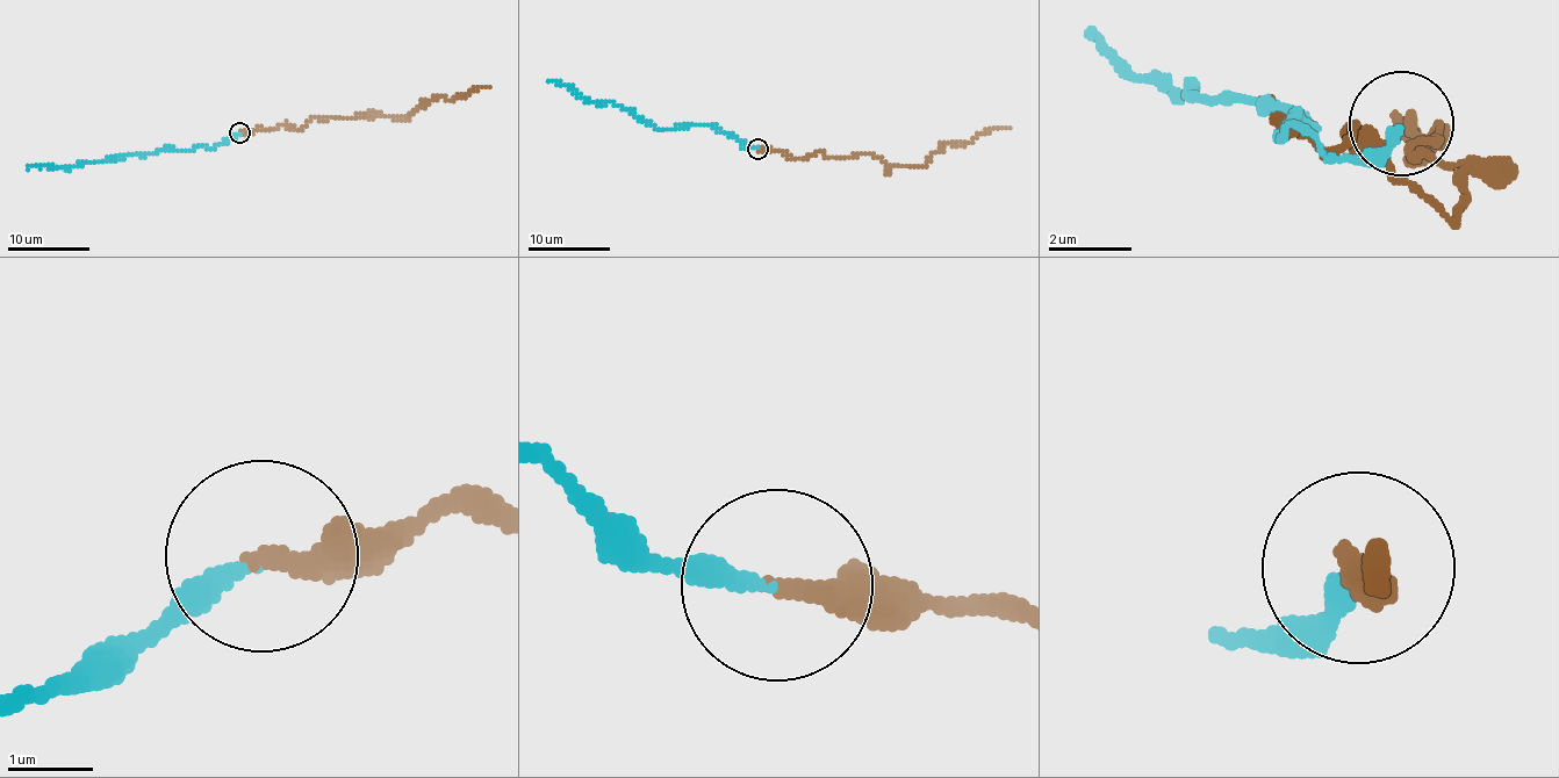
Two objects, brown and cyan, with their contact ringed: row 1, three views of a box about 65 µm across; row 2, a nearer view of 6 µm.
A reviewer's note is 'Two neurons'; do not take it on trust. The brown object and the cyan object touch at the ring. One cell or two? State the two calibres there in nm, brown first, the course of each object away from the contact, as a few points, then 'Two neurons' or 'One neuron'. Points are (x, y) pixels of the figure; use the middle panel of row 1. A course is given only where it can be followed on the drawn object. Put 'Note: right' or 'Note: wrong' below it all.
Thickness 320 nm (brown) against 220 nm. Course of brown: (756, 148), (798, 157), (874, 155), (889, 164), (922, 167), (947, 143), (969, 143), (992, 127), (1011, 127). Course of cyan: (756, 148), (751, 149), (709, 124), (655, 129), (617, 105), (580, 99), (568, 86), (547, 79). One neuron
Note: wrong

